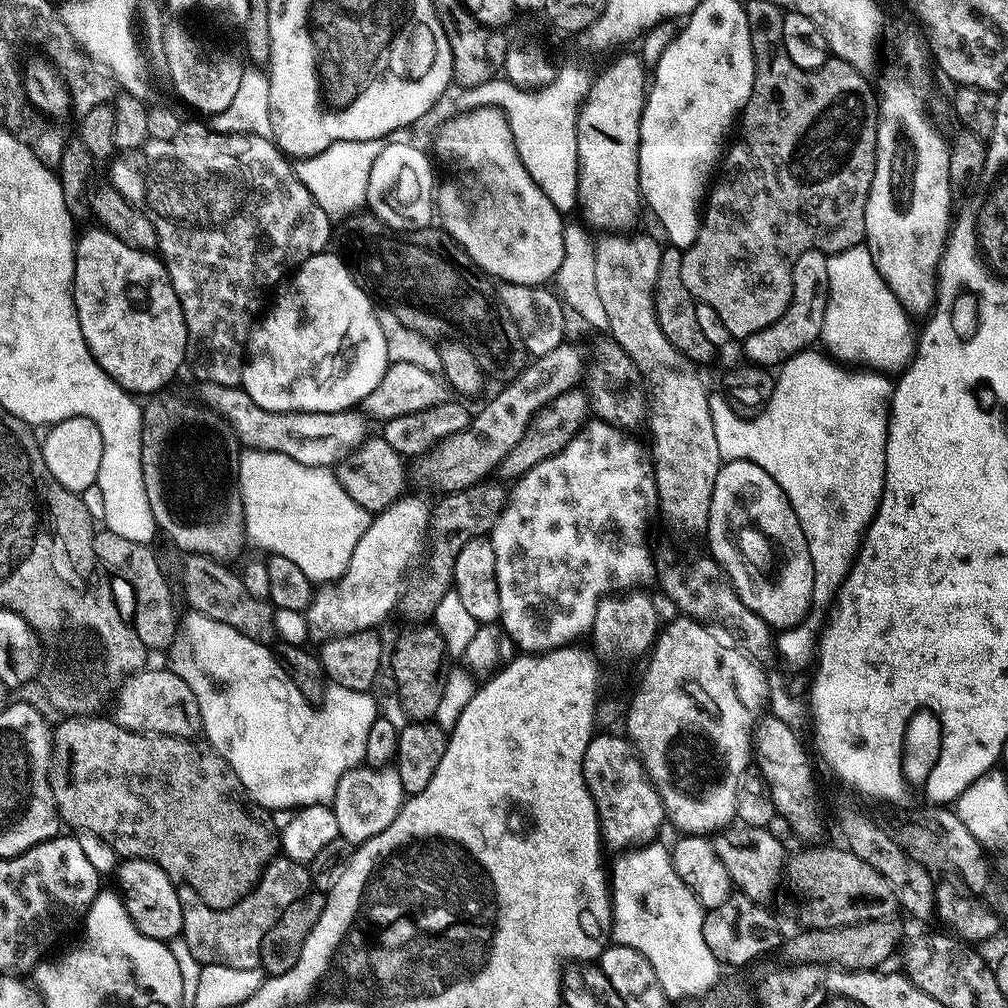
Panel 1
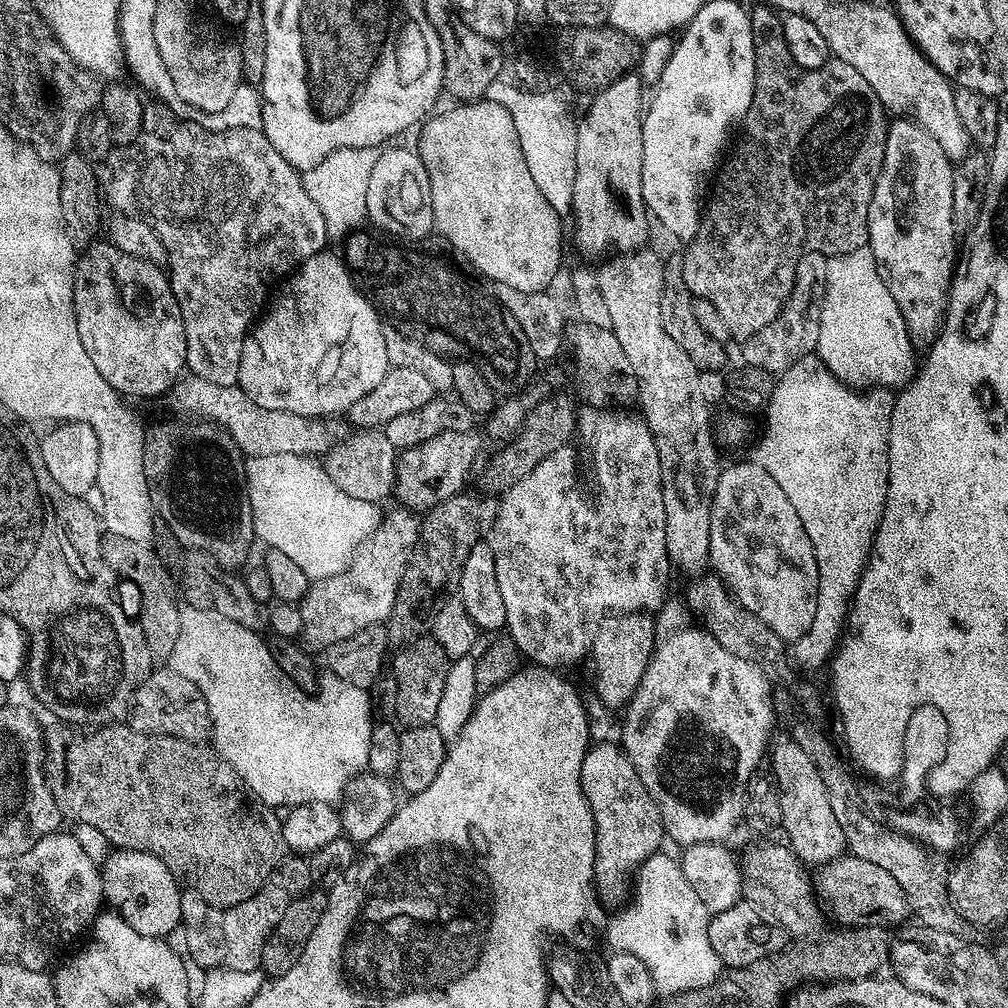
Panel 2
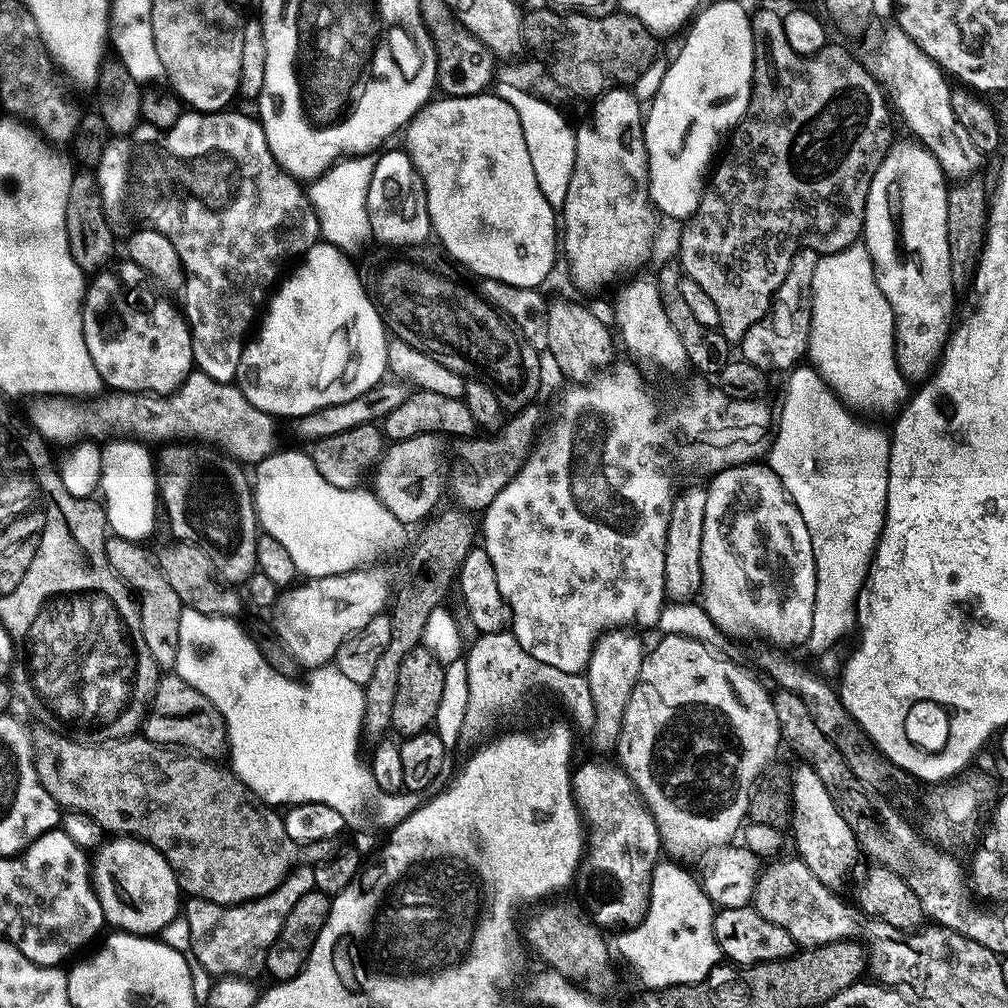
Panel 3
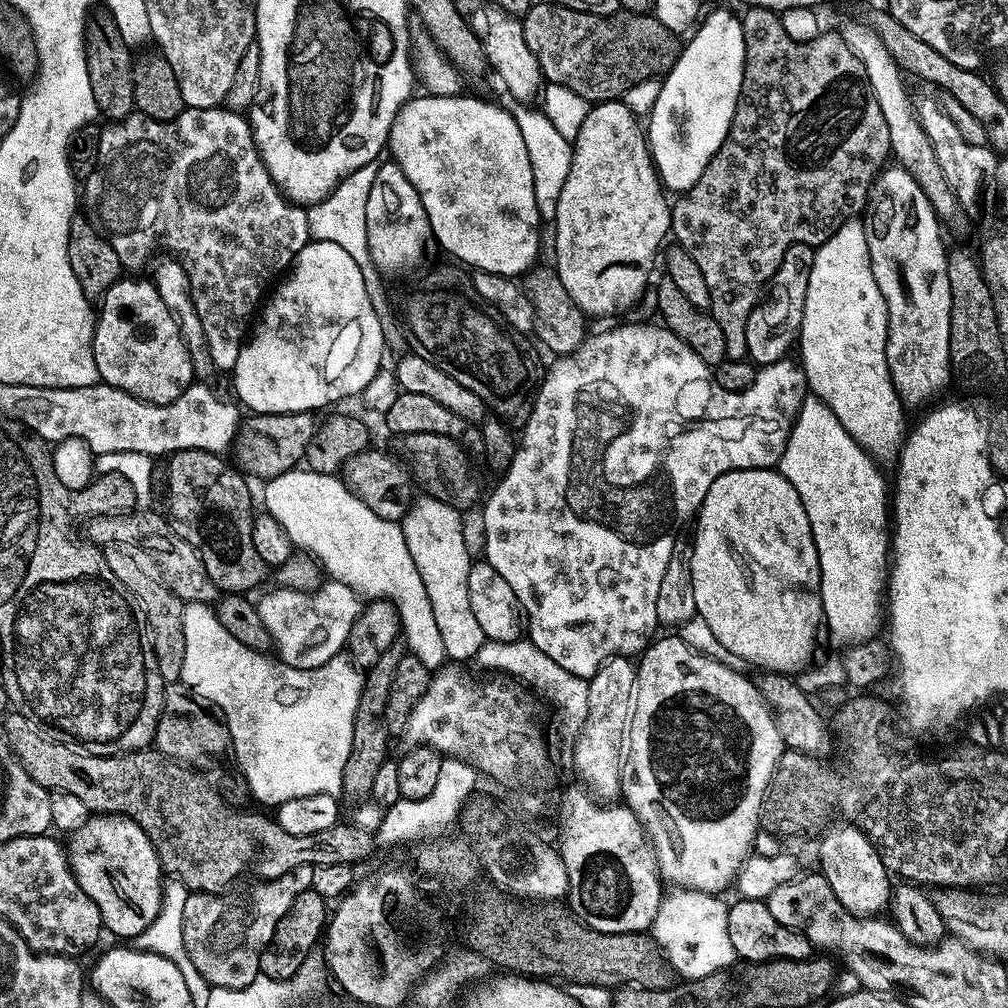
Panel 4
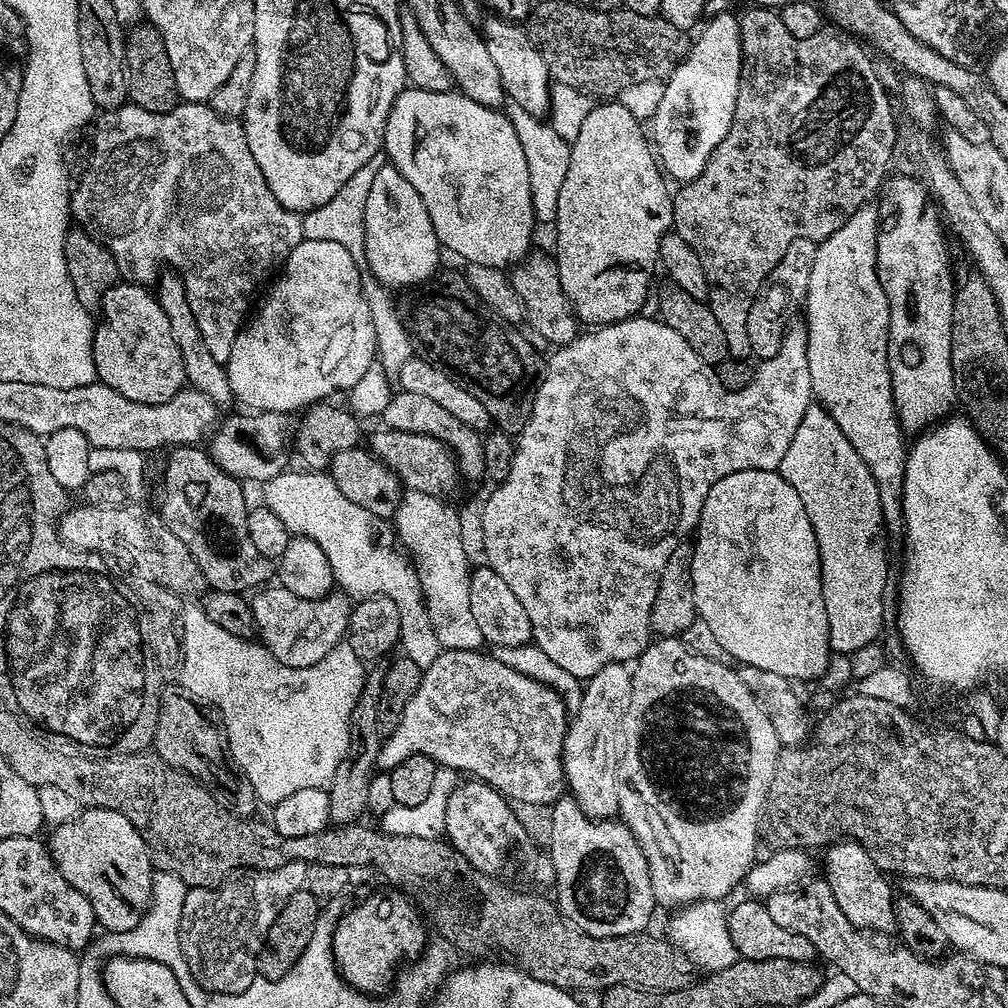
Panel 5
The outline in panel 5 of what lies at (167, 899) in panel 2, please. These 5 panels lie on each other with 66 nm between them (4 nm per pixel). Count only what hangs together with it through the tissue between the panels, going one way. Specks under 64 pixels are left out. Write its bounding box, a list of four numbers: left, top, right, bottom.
[46,808,154,906]

